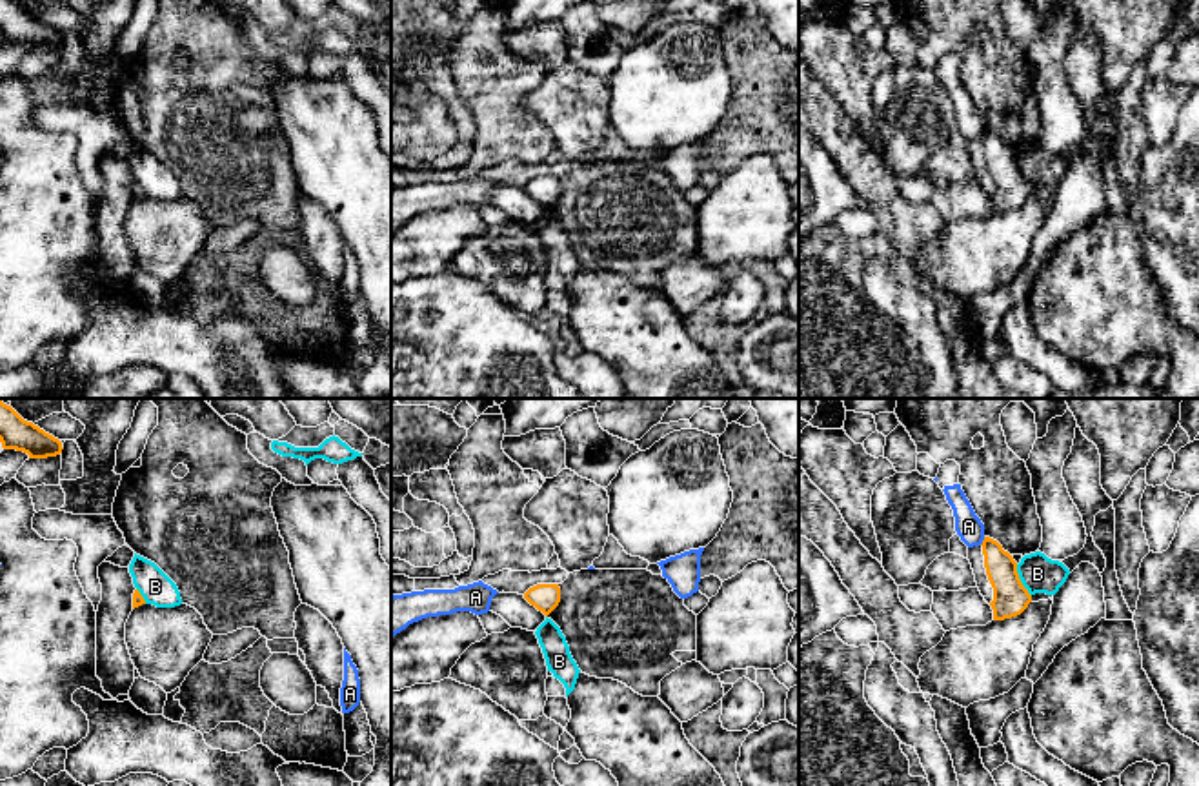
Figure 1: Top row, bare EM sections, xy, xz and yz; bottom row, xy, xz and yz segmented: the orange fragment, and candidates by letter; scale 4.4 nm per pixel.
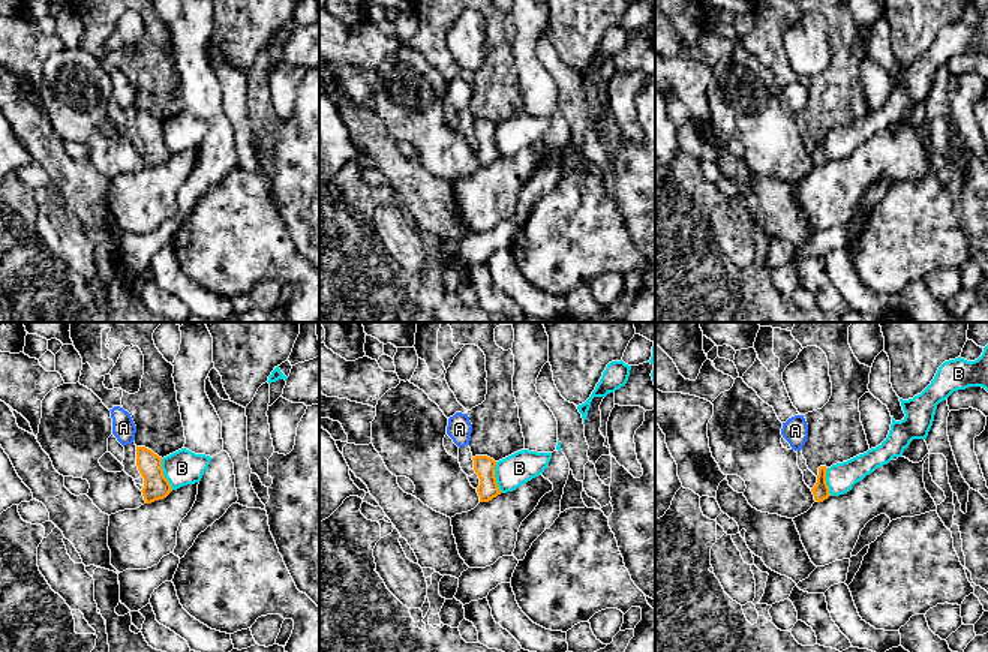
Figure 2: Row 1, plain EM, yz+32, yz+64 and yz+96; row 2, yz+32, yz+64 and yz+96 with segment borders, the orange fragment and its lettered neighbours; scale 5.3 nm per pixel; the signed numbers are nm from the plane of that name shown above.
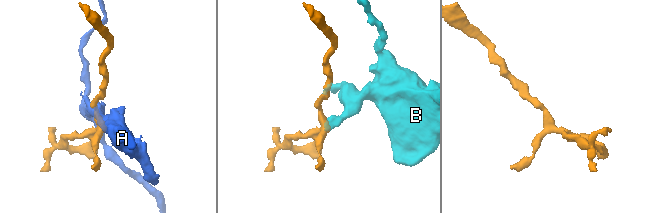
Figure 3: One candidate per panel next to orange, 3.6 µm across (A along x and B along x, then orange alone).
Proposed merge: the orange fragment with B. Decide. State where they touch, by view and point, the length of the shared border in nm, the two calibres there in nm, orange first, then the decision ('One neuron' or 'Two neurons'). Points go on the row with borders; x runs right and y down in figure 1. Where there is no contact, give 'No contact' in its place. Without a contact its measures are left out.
Touches orange at yz (1019, 581). Shared border 160 nm. Thickness 160 nm (orange) against 160 nm. Two neurons

